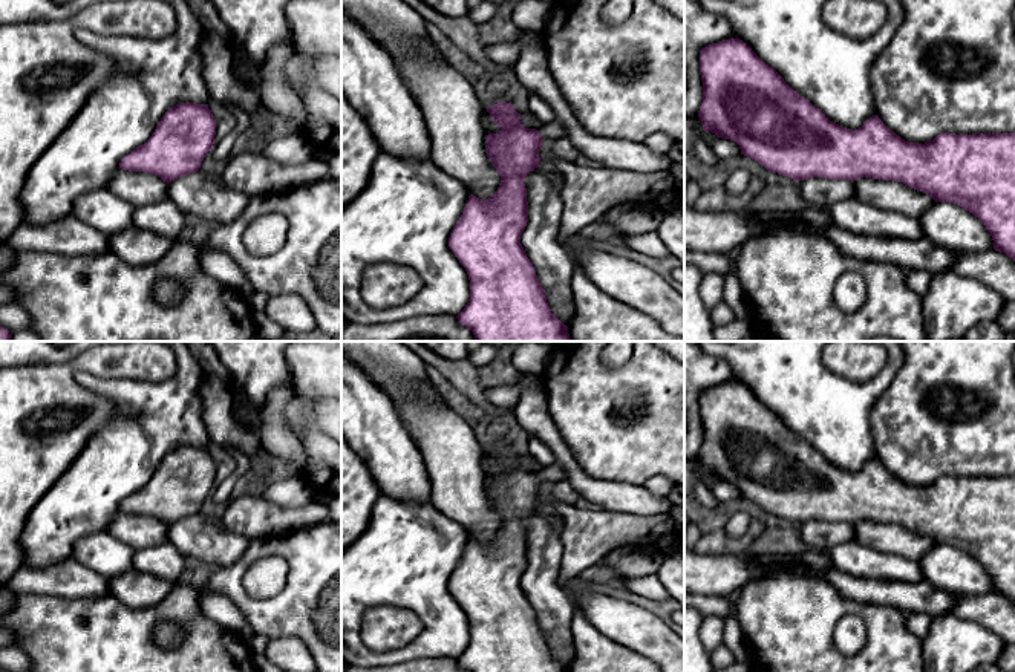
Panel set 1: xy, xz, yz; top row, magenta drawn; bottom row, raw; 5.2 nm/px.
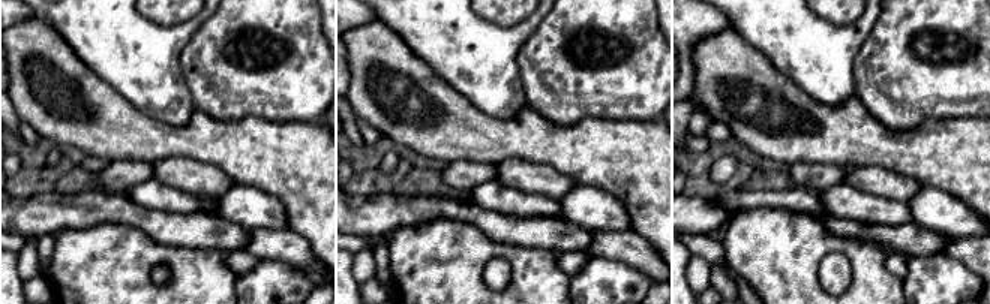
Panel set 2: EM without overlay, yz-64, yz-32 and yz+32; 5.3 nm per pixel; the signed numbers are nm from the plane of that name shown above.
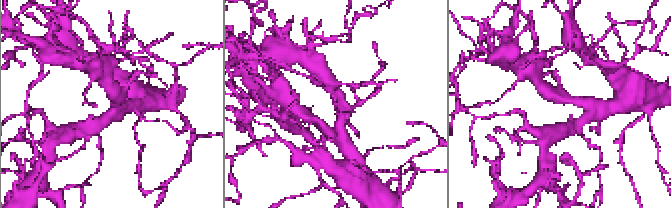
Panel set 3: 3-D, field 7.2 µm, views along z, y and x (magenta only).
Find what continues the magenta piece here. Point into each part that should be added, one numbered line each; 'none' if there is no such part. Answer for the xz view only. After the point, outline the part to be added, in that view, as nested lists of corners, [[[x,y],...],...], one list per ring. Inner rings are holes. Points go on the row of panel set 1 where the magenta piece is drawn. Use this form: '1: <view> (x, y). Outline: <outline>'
1: xz (554, 130). Outline: [[[554,119],[550,124],[543,124],[539,129],[539,135],[542,136],[543,141],[560,139],[560,138],[566,138],[566,129],[562,122]]]

